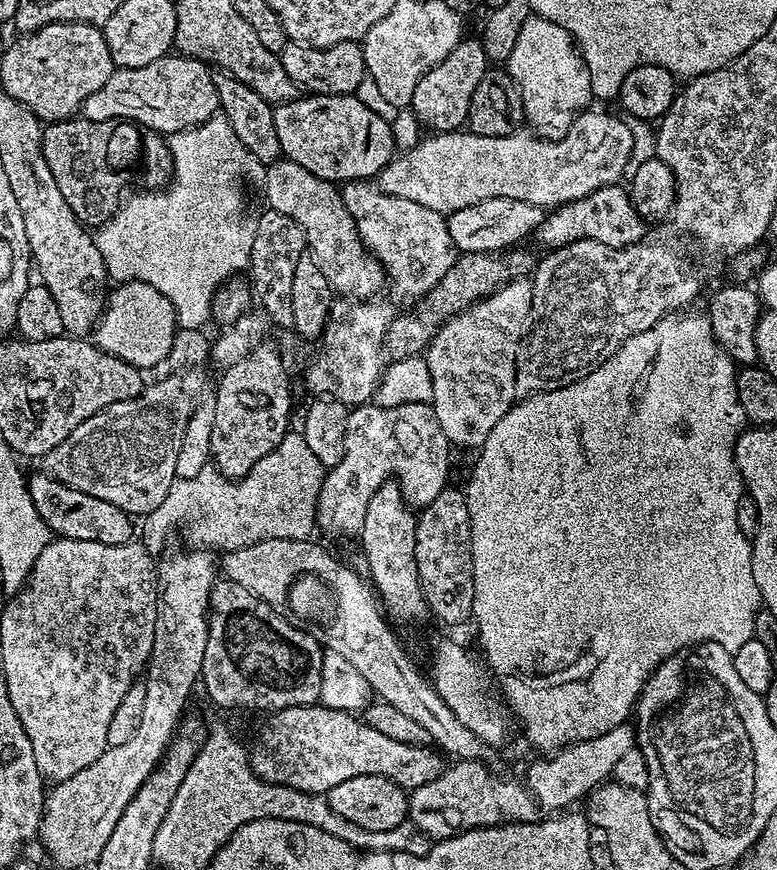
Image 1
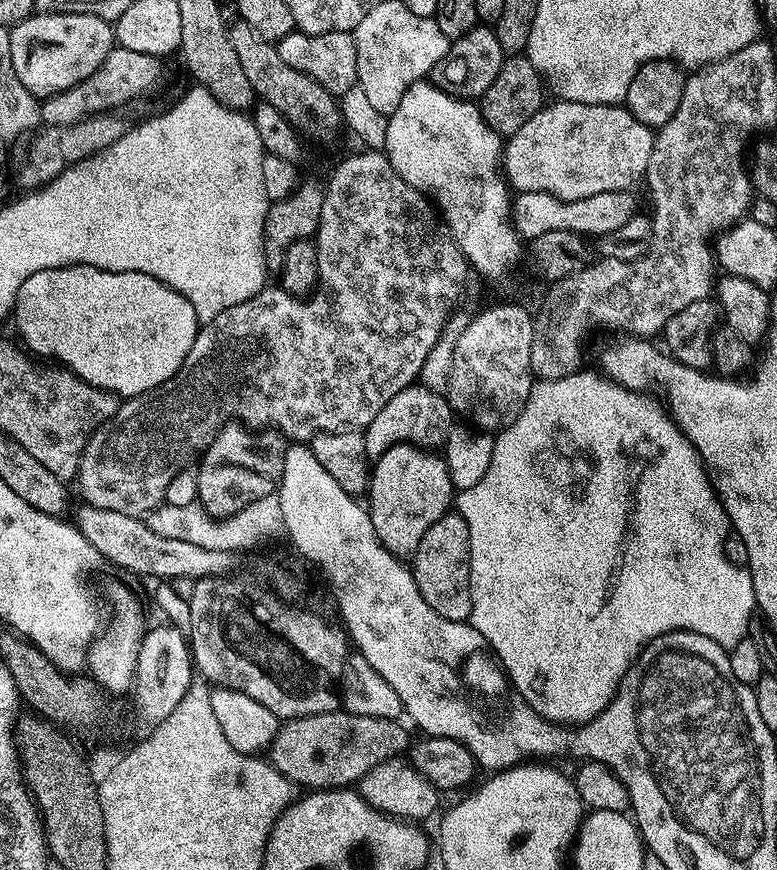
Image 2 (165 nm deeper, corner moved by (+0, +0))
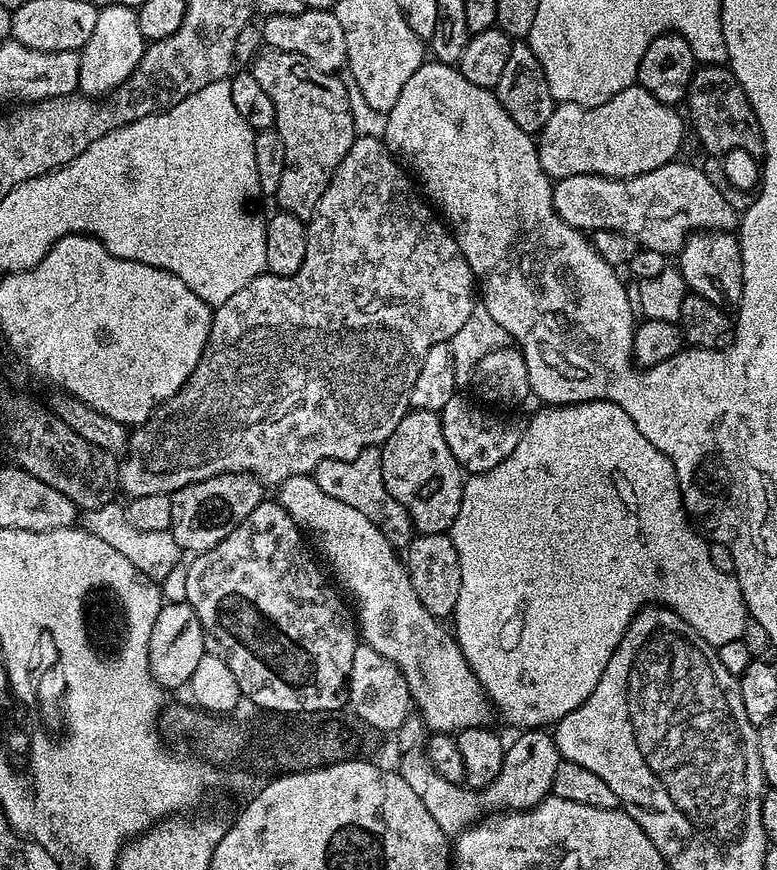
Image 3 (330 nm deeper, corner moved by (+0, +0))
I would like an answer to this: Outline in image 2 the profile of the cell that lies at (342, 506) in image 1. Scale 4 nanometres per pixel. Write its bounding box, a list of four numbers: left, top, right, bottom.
[362,382,454,457]

